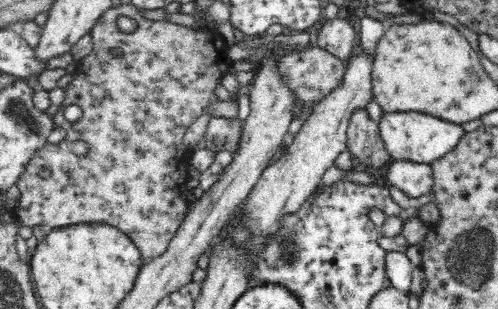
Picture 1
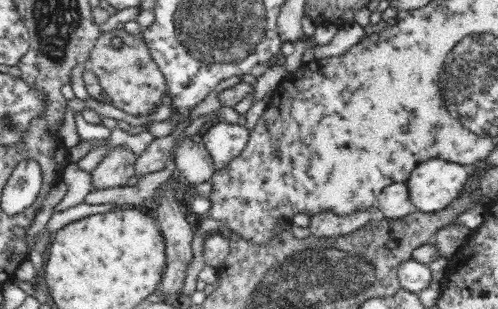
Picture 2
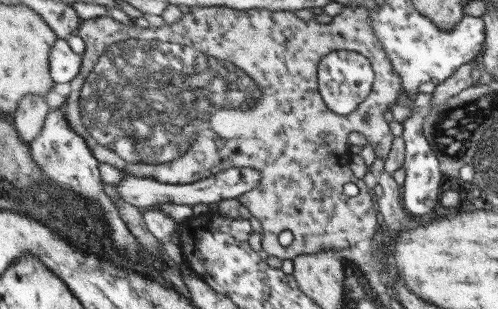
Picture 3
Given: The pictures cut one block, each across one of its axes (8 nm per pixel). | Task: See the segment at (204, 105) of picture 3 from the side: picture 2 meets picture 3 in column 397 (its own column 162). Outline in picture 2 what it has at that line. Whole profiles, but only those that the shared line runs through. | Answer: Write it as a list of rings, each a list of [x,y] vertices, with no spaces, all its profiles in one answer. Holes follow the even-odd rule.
[[[114,28],[110,32],[102,34],[96,40],[94,52],[88,60],[88,68],[94,70],[94,74],[98,76],[100,84],[102,84],[104,92],[108,94],[108,98],[112,100],[114,108],[120,108],[122,112],[126,112],[130,116],[154,114],[158,110],[158,104],[162,102],[162,98],[168,94],[168,82],[166,82],[166,76],[162,74],[162,70],[158,68],[158,62],[150,54],[150,46],[146,44],[144,32],[140,30],[140,34],[128,34],[126,30],[118,30],[118,28]],[[112,36],[122,38],[120,48],[112,46]]]

